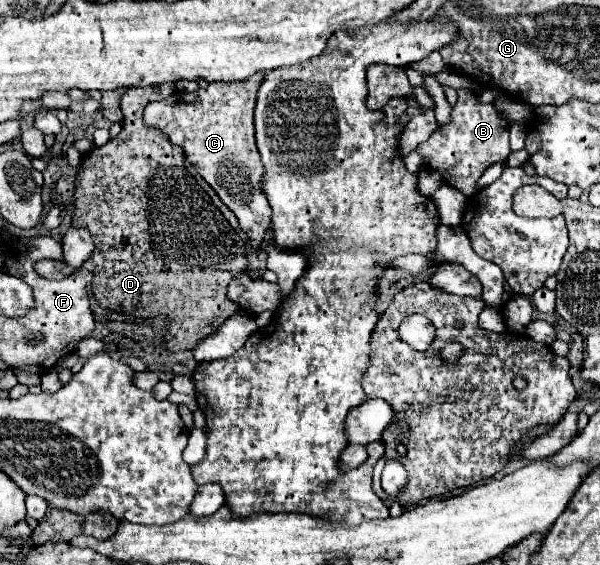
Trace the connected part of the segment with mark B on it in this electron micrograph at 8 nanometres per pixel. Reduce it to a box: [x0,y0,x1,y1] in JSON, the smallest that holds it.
[416,89,510,197]

